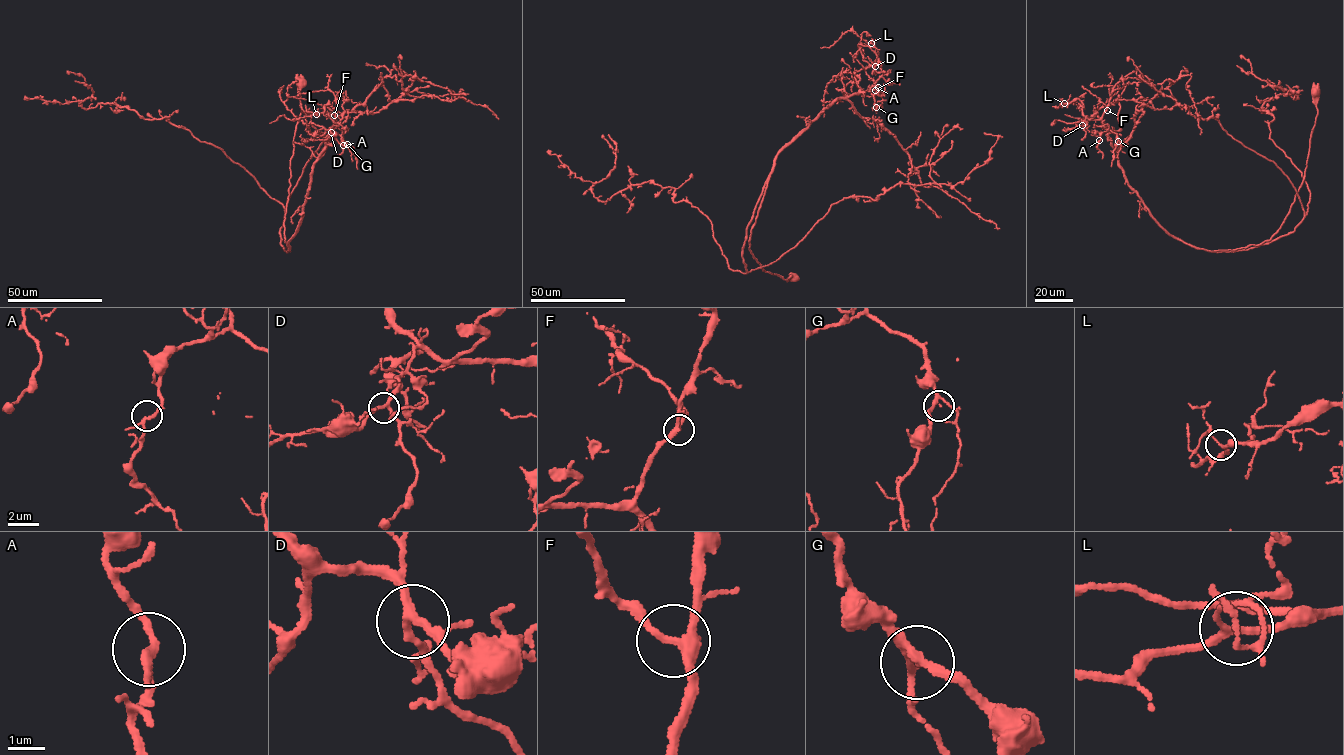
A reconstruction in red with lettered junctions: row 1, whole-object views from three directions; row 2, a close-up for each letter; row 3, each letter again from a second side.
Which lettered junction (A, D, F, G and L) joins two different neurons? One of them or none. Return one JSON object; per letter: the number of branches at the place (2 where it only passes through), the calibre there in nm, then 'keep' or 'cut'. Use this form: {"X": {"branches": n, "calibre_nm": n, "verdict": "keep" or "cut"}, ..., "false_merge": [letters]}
{"A": {"branches": 3, "calibre_nm": 180, "verdict": "keep"}, "D": {"branches": 3, "calibre_nm": 240, "verdict": "keep"}, "F": {"branches": 3, "calibre_nm": 240, "verdict": "keep"}, "G": {"branches": 3, "calibre_nm": 170, "verdict": "keep"}, "L": {"branches": 3, "calibre_nm": 170, "verdict": "keep"}, "false_merge": []}

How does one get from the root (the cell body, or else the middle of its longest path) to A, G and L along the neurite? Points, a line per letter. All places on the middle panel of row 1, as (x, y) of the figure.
A: (795, 278), (786, 281), (762, 271), (748, 248), (774, 160), (836, 100), (869, 89), (874, 95), (878, 87)
G: (795, 278), (786, 281), (762, 271), (748, 248), (774, 160), (838, 98), (870, 89), (876, 107)
L: (795, 278), (762, 271), (748, 248), (752, 226), (779, 152), (836, 100), (866, 90), (882, 74), (871, 43)

